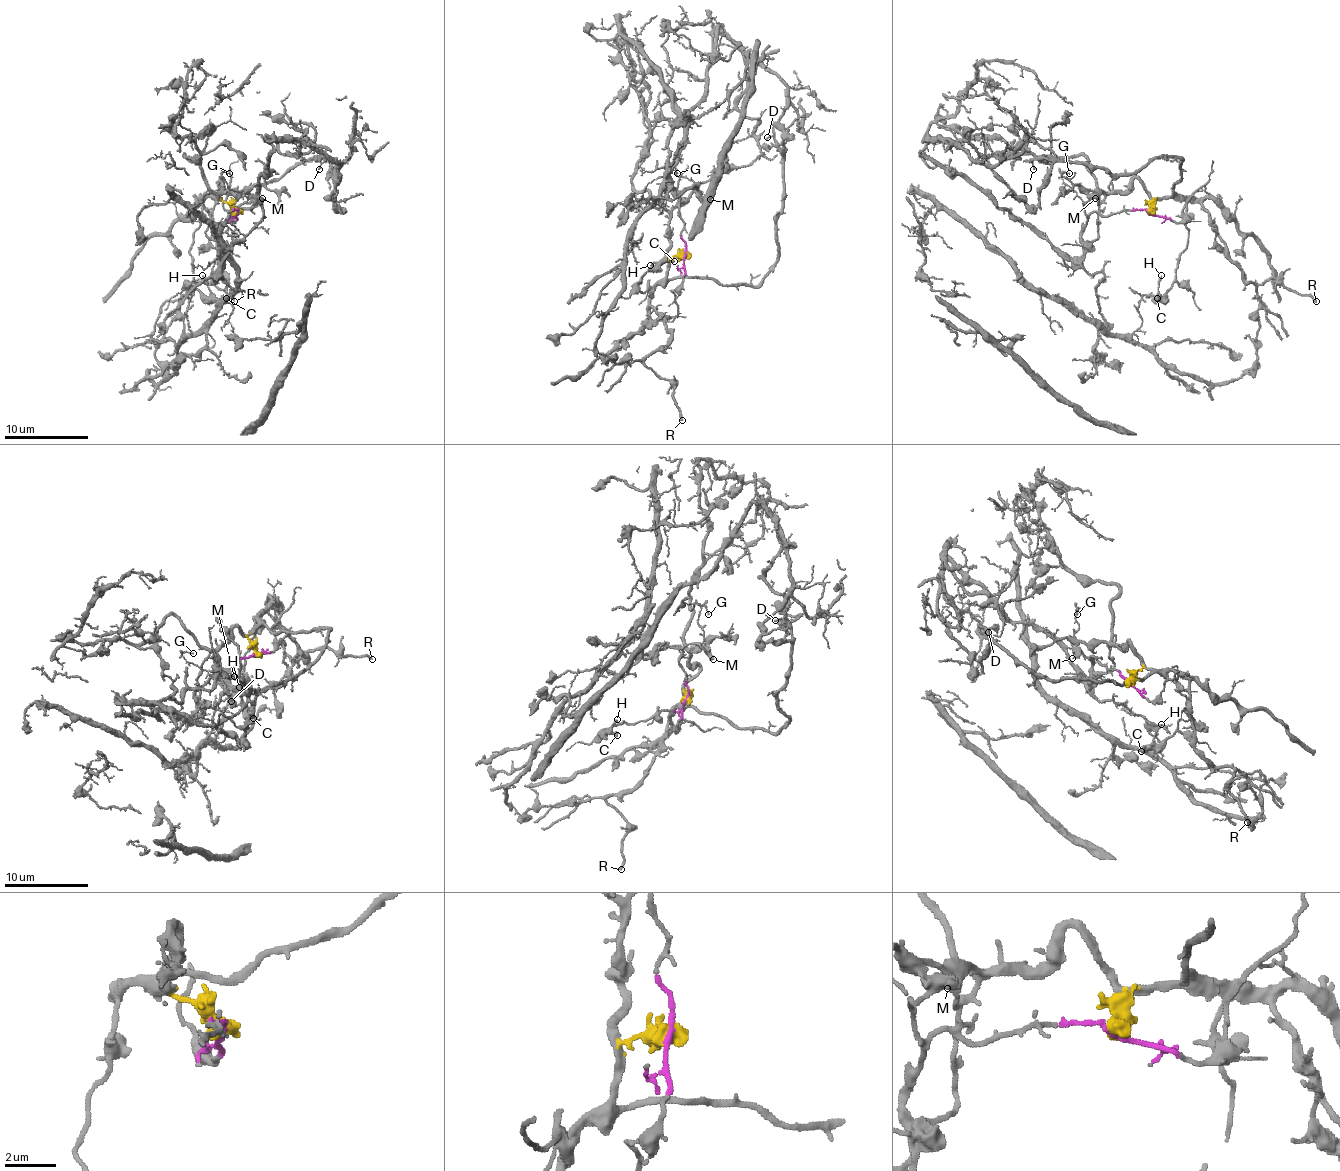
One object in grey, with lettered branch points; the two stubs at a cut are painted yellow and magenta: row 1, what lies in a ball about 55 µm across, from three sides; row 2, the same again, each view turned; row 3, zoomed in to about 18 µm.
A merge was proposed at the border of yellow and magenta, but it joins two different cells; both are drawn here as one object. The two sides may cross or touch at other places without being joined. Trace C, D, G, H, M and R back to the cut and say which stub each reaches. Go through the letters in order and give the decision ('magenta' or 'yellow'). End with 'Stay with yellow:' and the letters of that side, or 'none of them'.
C: yellow
D: yellow
G: magenta
H: yellow
M: magenta
R: yellow
Stay with yellow: C, D, H, R

